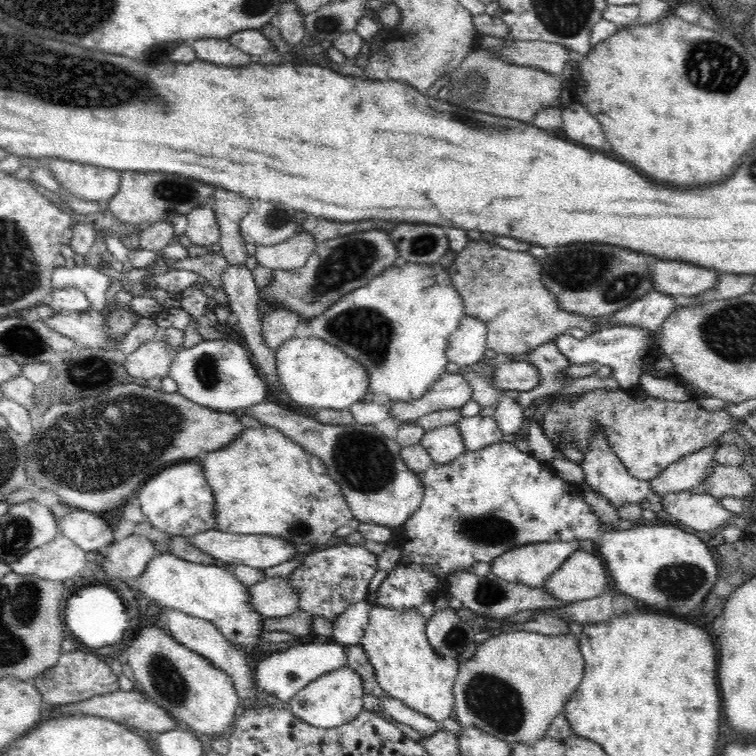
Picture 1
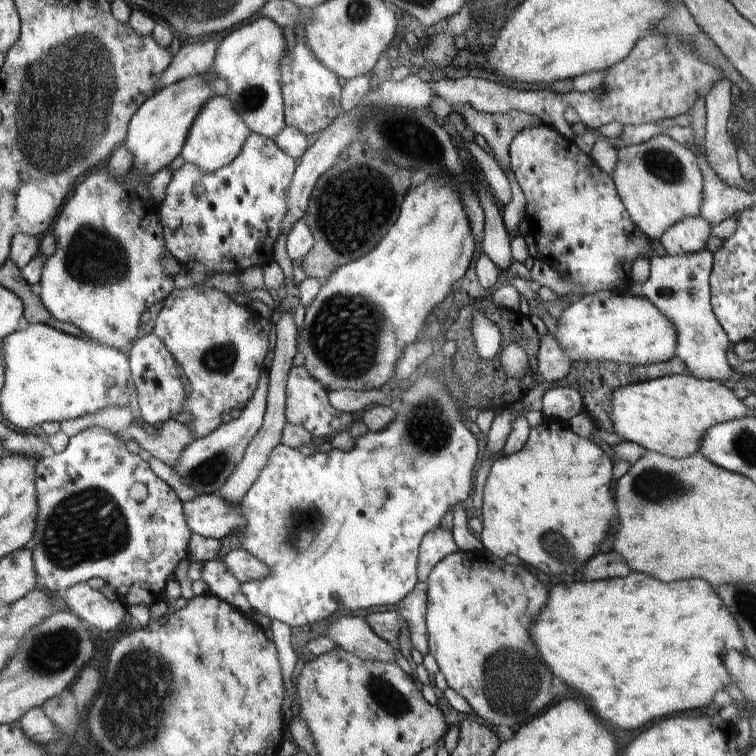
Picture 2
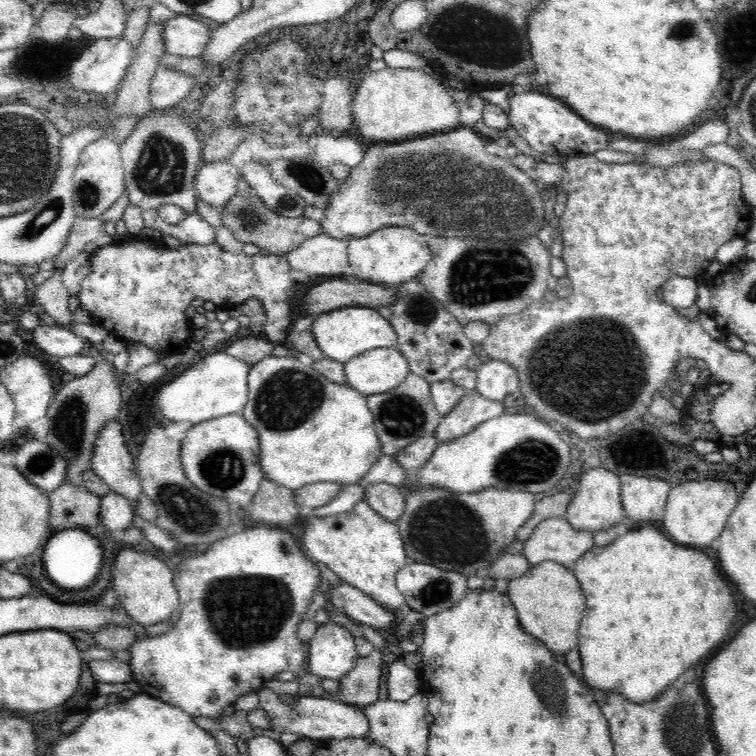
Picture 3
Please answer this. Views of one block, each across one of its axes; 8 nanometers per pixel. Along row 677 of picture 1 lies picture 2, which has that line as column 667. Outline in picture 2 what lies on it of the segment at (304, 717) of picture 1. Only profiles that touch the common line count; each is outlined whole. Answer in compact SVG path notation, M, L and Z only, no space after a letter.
M601 291L572 303L558 318L553 338L572 362L613 361L652 365L675 356L676 334L669 319L646 298L616 291Z

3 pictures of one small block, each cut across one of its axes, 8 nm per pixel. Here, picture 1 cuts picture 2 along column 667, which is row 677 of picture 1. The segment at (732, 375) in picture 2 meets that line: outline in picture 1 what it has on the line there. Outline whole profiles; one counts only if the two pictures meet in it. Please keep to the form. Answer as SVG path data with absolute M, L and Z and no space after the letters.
M302 643L294 647L270 653L263 656L255 666L256 685L265 693L279 698L283 702L289 702L290 698L299 694L308 684L311 684L320 676L328 674L328 671L346 666L346 649L342 643Z

